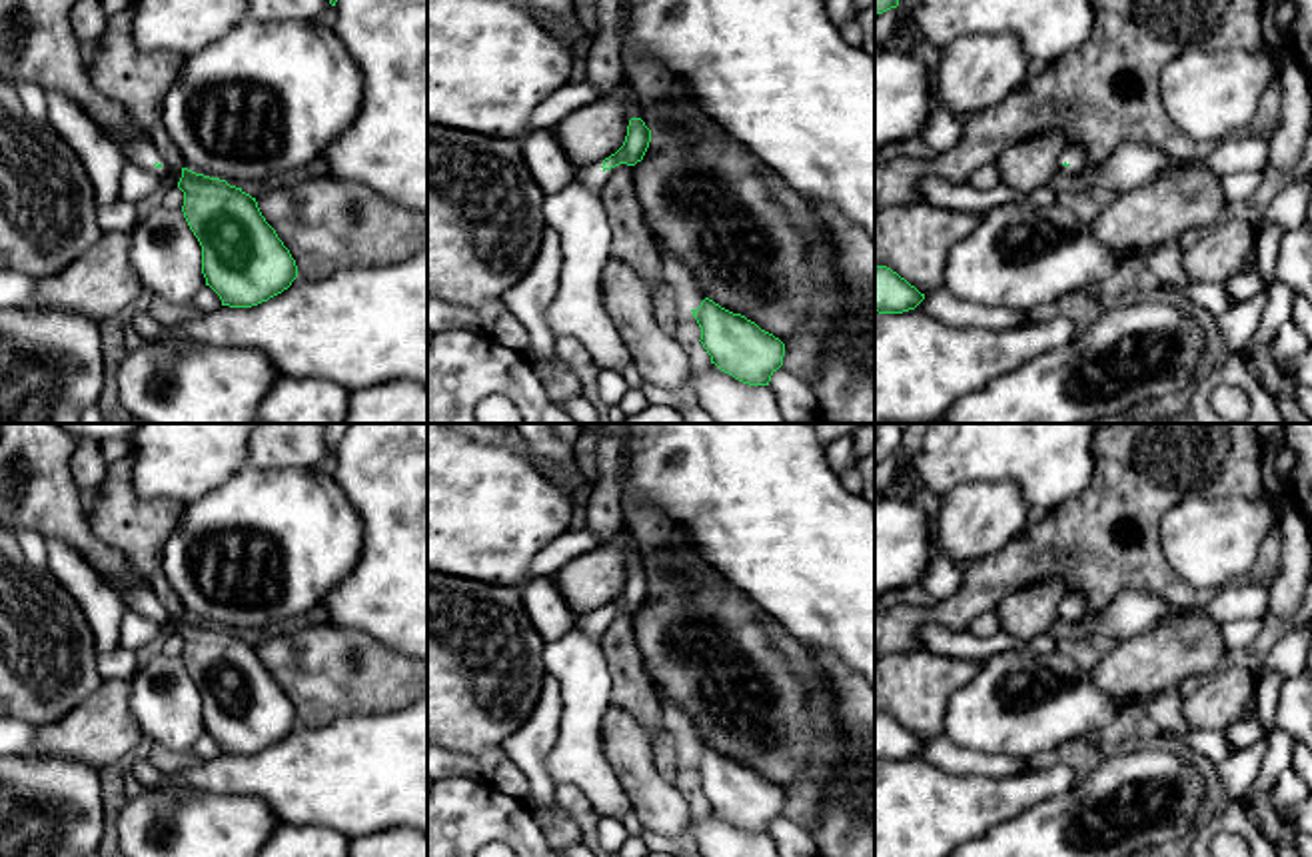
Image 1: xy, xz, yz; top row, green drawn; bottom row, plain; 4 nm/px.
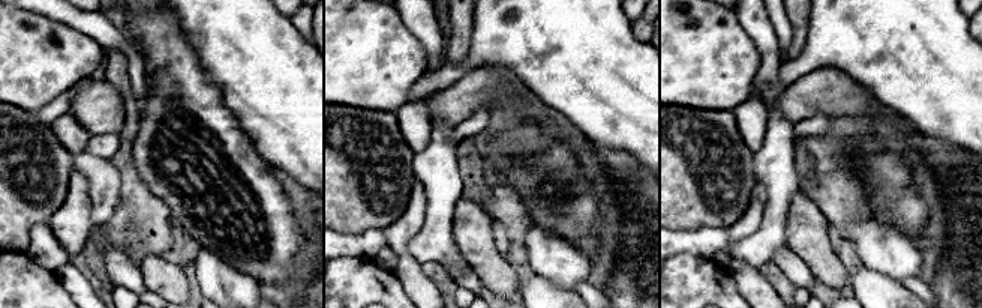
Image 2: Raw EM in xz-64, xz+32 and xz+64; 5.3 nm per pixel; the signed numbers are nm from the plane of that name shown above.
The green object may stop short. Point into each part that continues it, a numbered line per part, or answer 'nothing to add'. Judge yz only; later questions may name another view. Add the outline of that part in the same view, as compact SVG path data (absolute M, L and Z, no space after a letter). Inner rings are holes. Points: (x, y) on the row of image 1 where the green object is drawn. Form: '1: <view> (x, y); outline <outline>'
1: yz (1075, 154); outline M1080 144L1066 146L1058 158L1060 174L1078 174L1086 166L1086 148Z

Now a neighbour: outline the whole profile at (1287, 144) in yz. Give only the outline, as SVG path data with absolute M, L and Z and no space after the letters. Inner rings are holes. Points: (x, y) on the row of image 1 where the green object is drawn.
M1290 46L1282 48L1280 60L1282 112L1280 126L1268 140L1268 164L1278 172L1290 172L1302 158L1304 144L1312 134L1312 82Z

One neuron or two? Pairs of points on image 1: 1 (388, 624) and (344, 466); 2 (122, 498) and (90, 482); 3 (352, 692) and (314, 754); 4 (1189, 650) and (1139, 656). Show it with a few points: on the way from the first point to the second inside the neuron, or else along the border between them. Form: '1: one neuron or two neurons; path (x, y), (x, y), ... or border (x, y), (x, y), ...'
1: one neuron; path (388, 584), (388, 510), (384, 506)
2: two neurons; border (108, 466), (106, 478), (86, 500)
3: two neurons; border (380, 712), (336, 718), (320, 726), (298, 724)
4: one neuron; path (1177, 650), (1167, 656), (1151, 656)

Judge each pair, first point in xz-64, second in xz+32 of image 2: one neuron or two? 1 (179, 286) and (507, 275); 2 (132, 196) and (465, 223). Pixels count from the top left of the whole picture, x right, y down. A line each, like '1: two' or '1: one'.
1: one
2: two

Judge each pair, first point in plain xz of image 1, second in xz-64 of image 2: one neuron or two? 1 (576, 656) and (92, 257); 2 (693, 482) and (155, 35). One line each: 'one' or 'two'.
1: two
2: two

